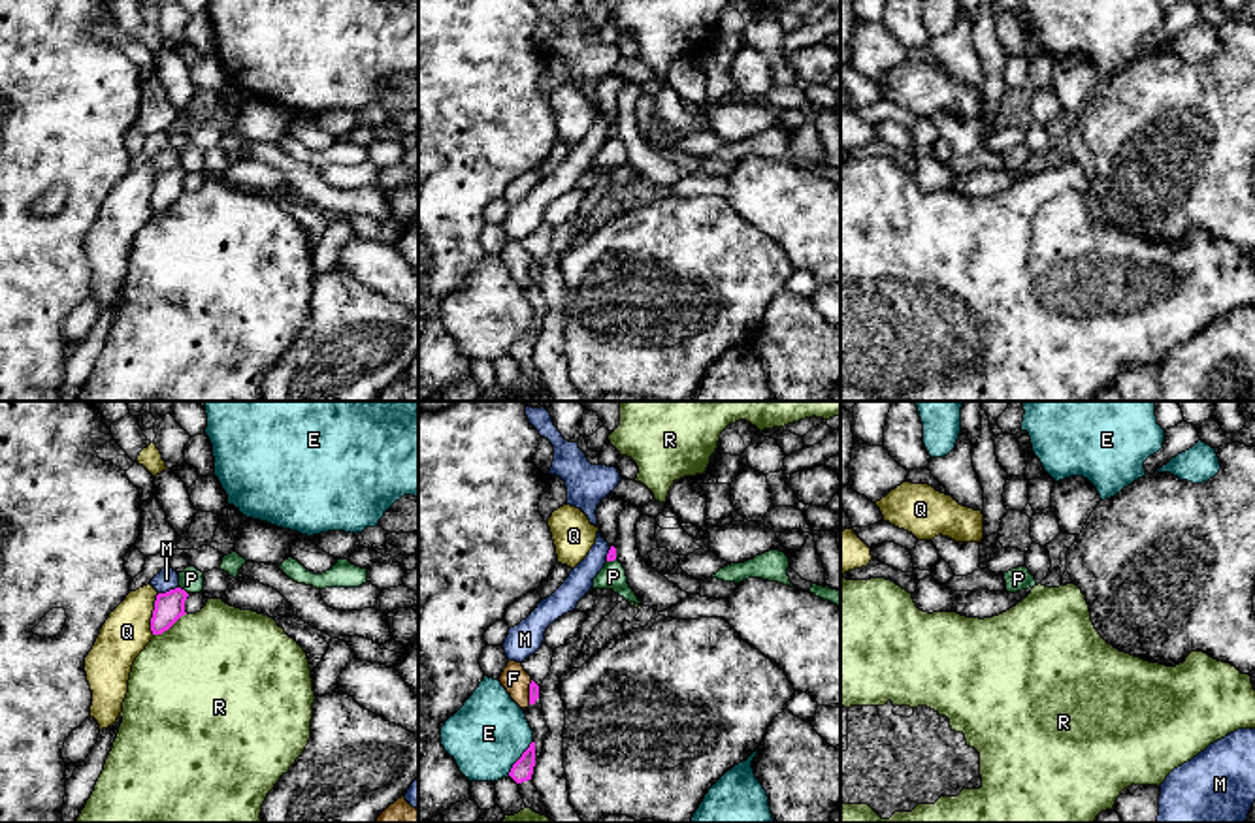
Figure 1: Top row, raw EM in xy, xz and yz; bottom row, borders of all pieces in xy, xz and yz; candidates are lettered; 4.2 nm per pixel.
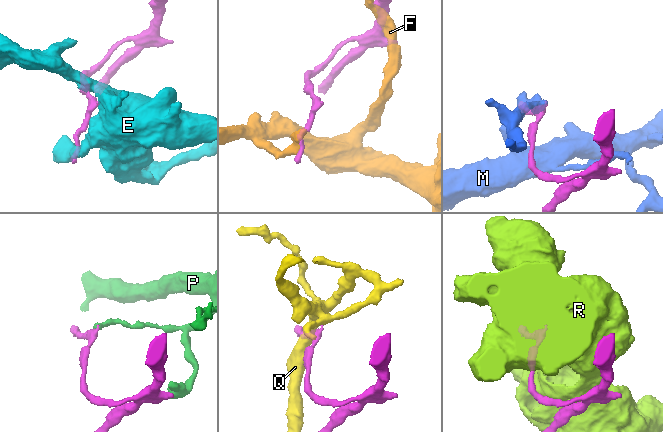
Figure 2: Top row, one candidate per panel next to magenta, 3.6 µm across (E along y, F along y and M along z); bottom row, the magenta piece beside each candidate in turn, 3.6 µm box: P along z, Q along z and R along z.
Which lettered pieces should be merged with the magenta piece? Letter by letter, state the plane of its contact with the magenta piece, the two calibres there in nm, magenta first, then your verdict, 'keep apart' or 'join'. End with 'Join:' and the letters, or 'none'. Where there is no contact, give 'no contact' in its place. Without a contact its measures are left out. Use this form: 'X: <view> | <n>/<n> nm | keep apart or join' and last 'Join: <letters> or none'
E: xz | 90/320 nm | keep apart
F: xz | 50/110 nm | keep apart
M: xy | 130/90 nm | keep apart
P: xy | 130/100 nm | keep apart
Q: xy | 130/200 nm | keep apart
R: xy | 130/500 nm | keep apart
Join: none

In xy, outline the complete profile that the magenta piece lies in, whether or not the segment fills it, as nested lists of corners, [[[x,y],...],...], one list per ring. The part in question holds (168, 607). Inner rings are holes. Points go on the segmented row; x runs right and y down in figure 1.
[[[181,588],[158,593],[155,601],[155,610],[151,618],[153,635],[162,635],[168,631],[181,616],[185,616],[185,601],[188,593]]]

